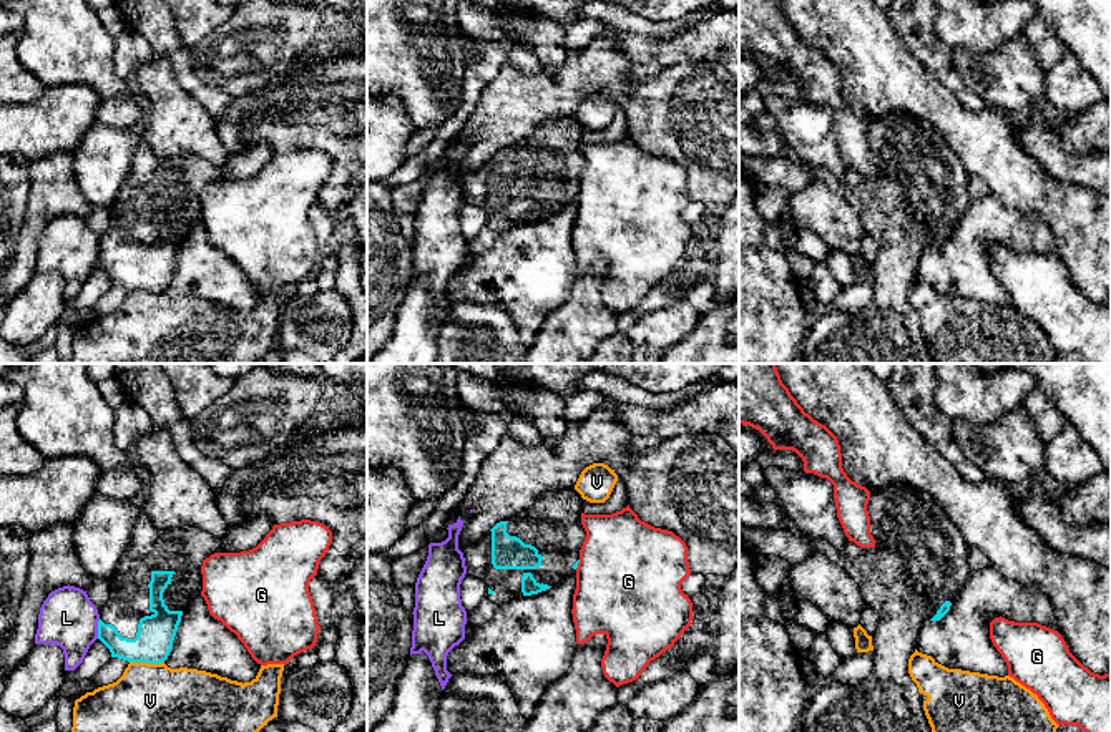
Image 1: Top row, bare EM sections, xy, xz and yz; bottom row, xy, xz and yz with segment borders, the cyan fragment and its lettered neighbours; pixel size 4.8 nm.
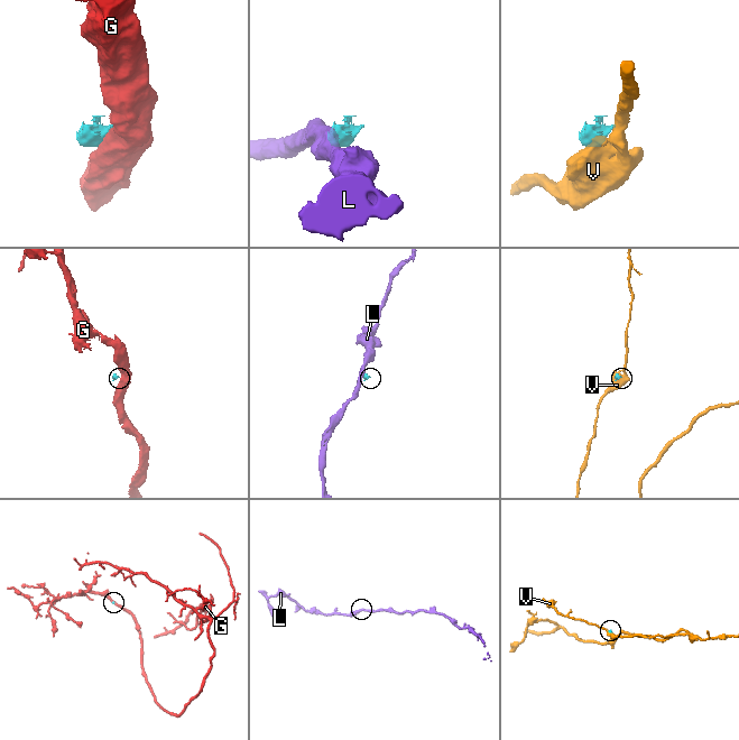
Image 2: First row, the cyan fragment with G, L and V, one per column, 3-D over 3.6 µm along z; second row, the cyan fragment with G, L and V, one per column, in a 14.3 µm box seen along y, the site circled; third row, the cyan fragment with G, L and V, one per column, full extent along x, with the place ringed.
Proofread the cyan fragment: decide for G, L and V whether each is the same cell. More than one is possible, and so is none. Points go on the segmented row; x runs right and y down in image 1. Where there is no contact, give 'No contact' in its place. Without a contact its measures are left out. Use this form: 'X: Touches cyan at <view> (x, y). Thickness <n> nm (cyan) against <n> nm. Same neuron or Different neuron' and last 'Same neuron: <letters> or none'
G: Touches cyan at xz (577, 565). Thickness 20 nm (cyan) against 500 nm. Different neuron
L: Touches cyan at xy (98, 629). Thickness 150 nm (cyan) against 280 nm. Different neuron
V: Touches cyan at xy (146, 661). Thickness 190 nm (cyan) against 340 nm. Different neuron
Same neuron: none

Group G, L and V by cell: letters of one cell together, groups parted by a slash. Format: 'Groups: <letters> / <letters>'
Groups: G / L / V

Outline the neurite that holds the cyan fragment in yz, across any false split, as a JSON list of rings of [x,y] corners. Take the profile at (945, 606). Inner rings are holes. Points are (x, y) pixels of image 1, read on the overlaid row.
[[[893,483],[870,493],[867,511],[870,516],[870,534],[875,539],[874,548],[860,548],[854,541],[849,541],[839,551],[825,539],[805,534],[812,553],[827,556],[850,574],[859,584],[865,604],[879,611],[880,624],[872,636],[874,671],[869,679],[857,686],[842,686],[832,677],[819,682],[810,691],[809,705],[802,717],[802,732],[932,732],[918,687],[908,674],[908,659],[915,652],[922,624],[928,619],[940,621],[967,584],[972,574],[967,558],[968,544],[928,493],[903,483]]]

